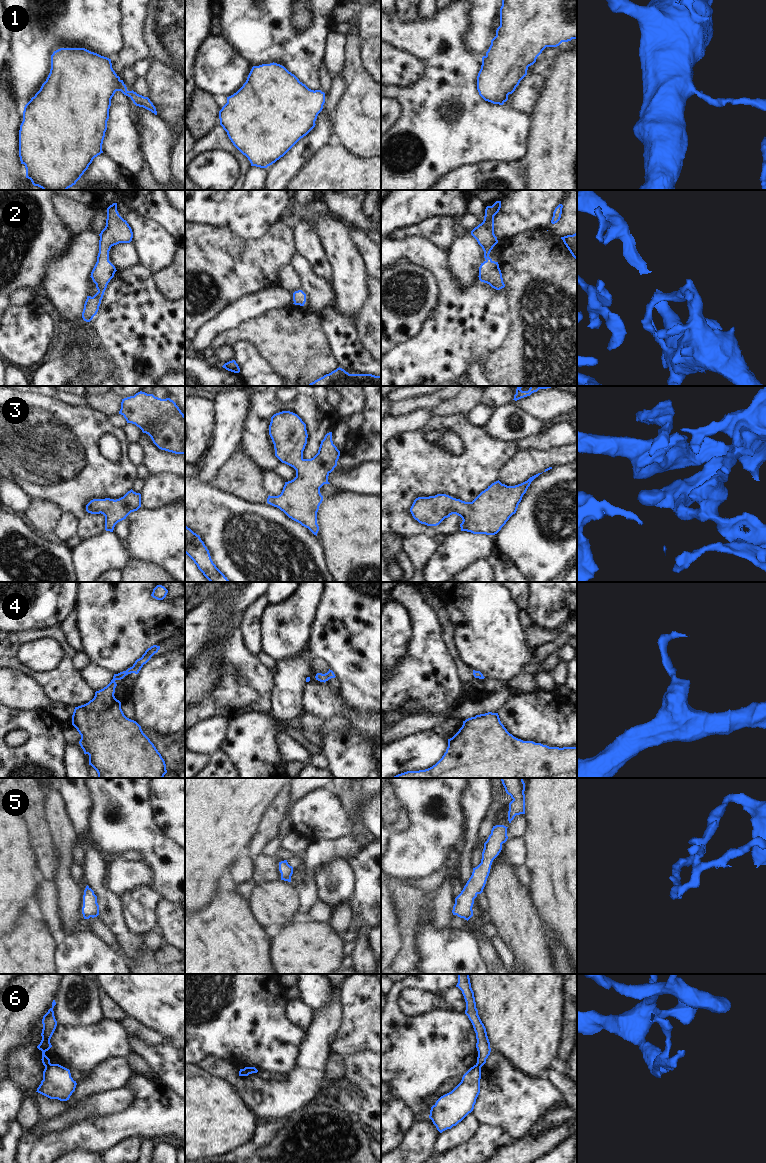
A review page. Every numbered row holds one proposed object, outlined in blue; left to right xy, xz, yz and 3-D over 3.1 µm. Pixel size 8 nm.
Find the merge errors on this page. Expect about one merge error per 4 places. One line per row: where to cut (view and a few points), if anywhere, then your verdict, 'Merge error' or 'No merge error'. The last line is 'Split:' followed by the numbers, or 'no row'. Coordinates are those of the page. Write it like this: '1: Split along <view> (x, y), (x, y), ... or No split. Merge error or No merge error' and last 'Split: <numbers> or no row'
1: No split. No merge error
2: No split. No merge error
3: No split. No merge error
4: No split. No merge error
5: No split. No merge error
6: Split along xy (51, 1064), (45, 1067). Merge error
Split: 6.

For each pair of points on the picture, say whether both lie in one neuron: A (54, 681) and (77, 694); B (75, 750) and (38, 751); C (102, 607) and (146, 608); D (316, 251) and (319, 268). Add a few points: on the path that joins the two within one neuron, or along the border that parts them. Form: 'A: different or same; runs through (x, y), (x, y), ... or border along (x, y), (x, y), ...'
A: same; runs through (60, 684), (64, 684), (71, 689)
B: different; border along (66, 748), (64, 751), (65, 767)
C: same; runs through (113, 607), (135, 608)
D: same; runs through (316, 255), (322, 261), (322, 264)

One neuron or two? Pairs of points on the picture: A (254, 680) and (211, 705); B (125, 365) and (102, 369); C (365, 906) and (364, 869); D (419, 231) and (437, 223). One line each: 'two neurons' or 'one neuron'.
A: one neuron
B: two neurons
C: one neuron
D: one neuron

